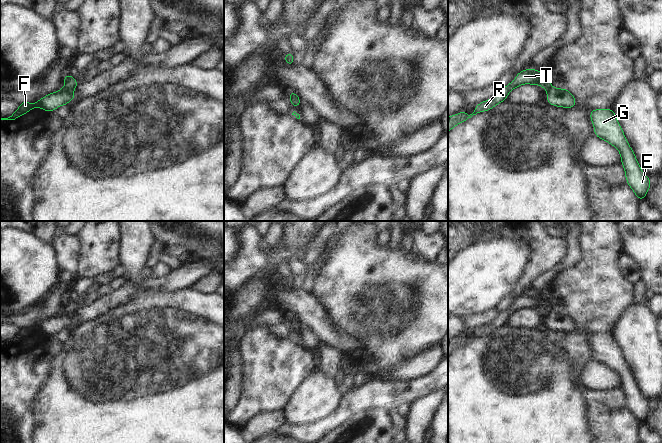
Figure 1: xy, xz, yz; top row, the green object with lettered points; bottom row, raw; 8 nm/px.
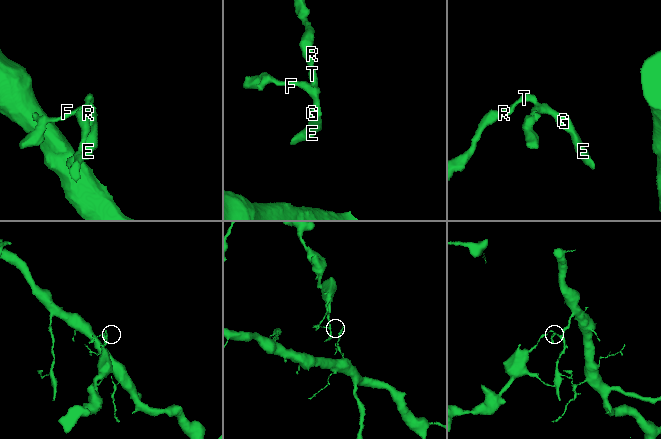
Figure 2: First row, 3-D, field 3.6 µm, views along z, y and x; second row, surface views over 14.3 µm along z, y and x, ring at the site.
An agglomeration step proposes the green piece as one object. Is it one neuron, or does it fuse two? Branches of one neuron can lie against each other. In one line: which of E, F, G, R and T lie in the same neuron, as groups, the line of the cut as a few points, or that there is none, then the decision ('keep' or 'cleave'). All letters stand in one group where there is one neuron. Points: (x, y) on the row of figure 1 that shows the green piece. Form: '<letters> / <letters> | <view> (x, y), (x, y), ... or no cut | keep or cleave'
E F G R T | no cut | keep

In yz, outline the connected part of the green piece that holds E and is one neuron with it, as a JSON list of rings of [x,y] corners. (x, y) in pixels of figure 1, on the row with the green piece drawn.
[[[594,109],[590,112],[595,135],[619,150],[627,184],[639,200],[645,199],[651,185],[642,171],[613,109]]]

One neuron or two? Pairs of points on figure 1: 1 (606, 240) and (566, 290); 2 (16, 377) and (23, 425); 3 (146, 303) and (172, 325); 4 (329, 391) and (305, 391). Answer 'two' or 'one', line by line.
1: one
2: one
3: one
4: one

